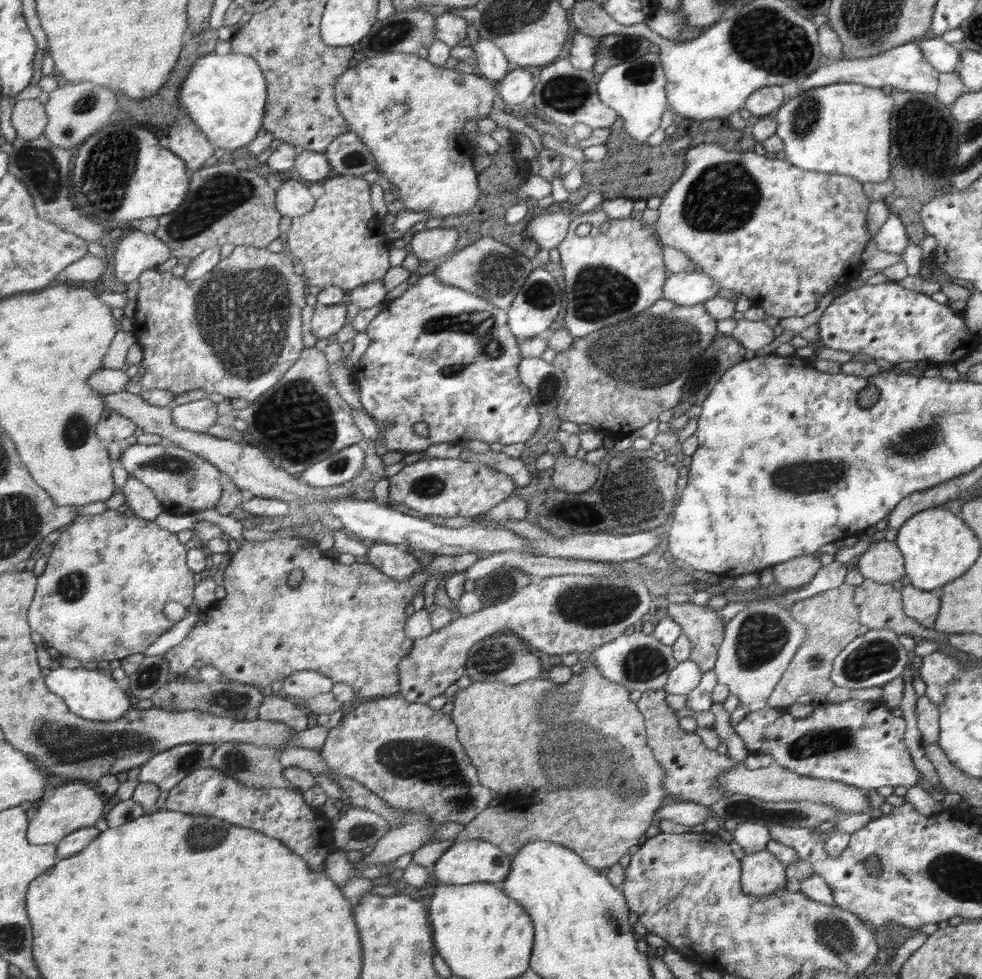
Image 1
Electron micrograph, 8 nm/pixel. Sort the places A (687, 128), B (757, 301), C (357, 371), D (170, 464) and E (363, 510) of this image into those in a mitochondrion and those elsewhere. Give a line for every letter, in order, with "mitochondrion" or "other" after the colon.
A: other
B: other
C: other
D: mitochondrion
E: other

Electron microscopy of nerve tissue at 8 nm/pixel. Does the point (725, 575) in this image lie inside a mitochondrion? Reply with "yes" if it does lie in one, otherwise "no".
no

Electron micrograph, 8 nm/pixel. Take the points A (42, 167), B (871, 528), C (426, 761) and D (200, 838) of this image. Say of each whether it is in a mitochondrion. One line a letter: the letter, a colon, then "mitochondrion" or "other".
A: mitochondrion
B: other
C: mitochondrion
D: mitochondrion

